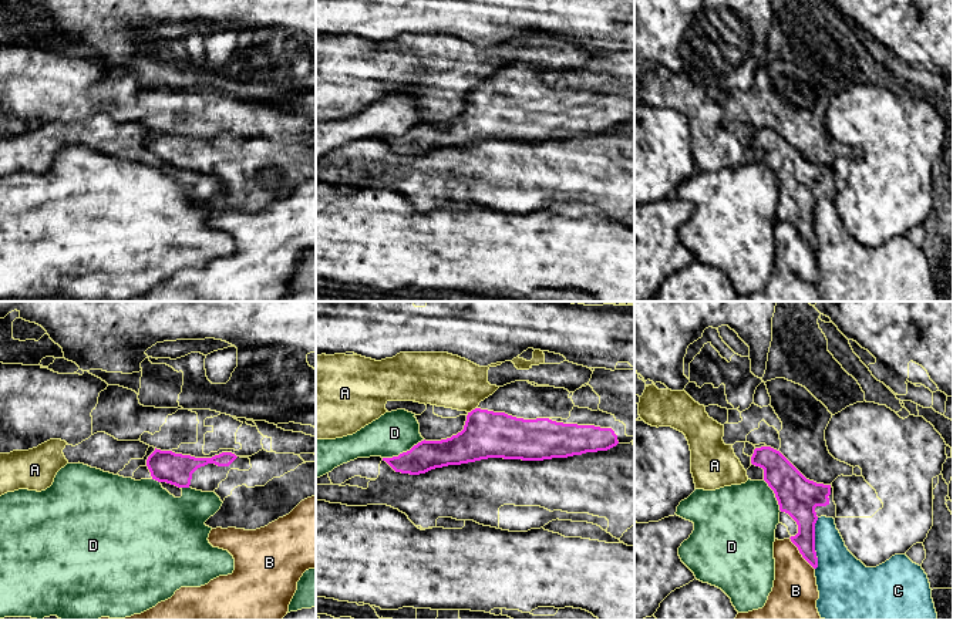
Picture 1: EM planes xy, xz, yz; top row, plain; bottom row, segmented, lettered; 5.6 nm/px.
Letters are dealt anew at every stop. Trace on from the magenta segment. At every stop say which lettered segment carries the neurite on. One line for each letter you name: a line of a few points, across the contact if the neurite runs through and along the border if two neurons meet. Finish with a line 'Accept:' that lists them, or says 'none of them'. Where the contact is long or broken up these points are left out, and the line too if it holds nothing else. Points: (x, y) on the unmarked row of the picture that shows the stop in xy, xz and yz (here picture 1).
Accept: none of them

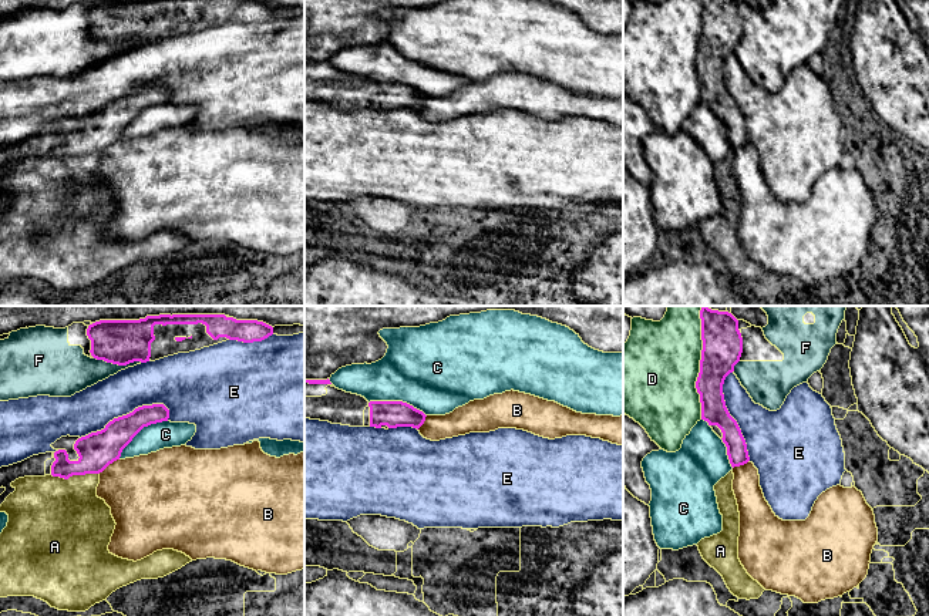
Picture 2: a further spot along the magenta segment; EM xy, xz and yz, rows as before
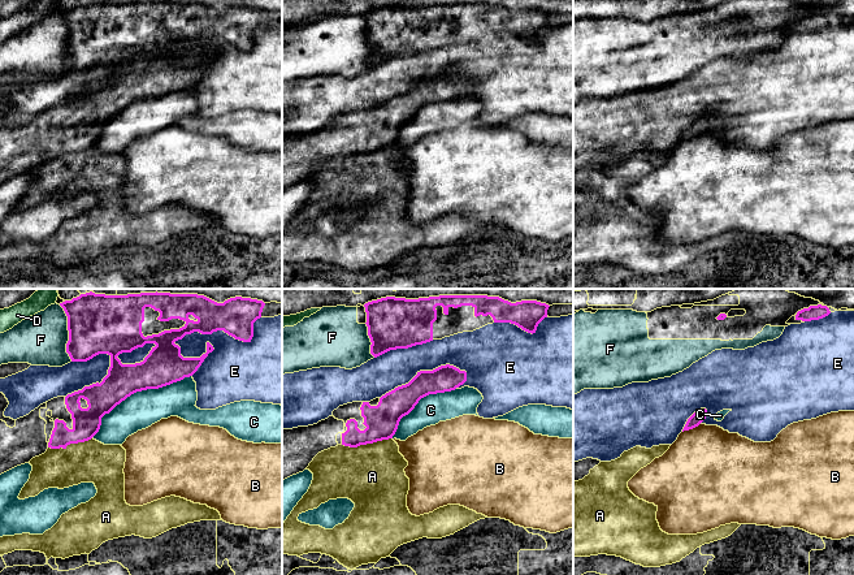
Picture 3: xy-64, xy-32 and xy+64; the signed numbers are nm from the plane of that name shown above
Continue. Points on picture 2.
Accept: none of them

